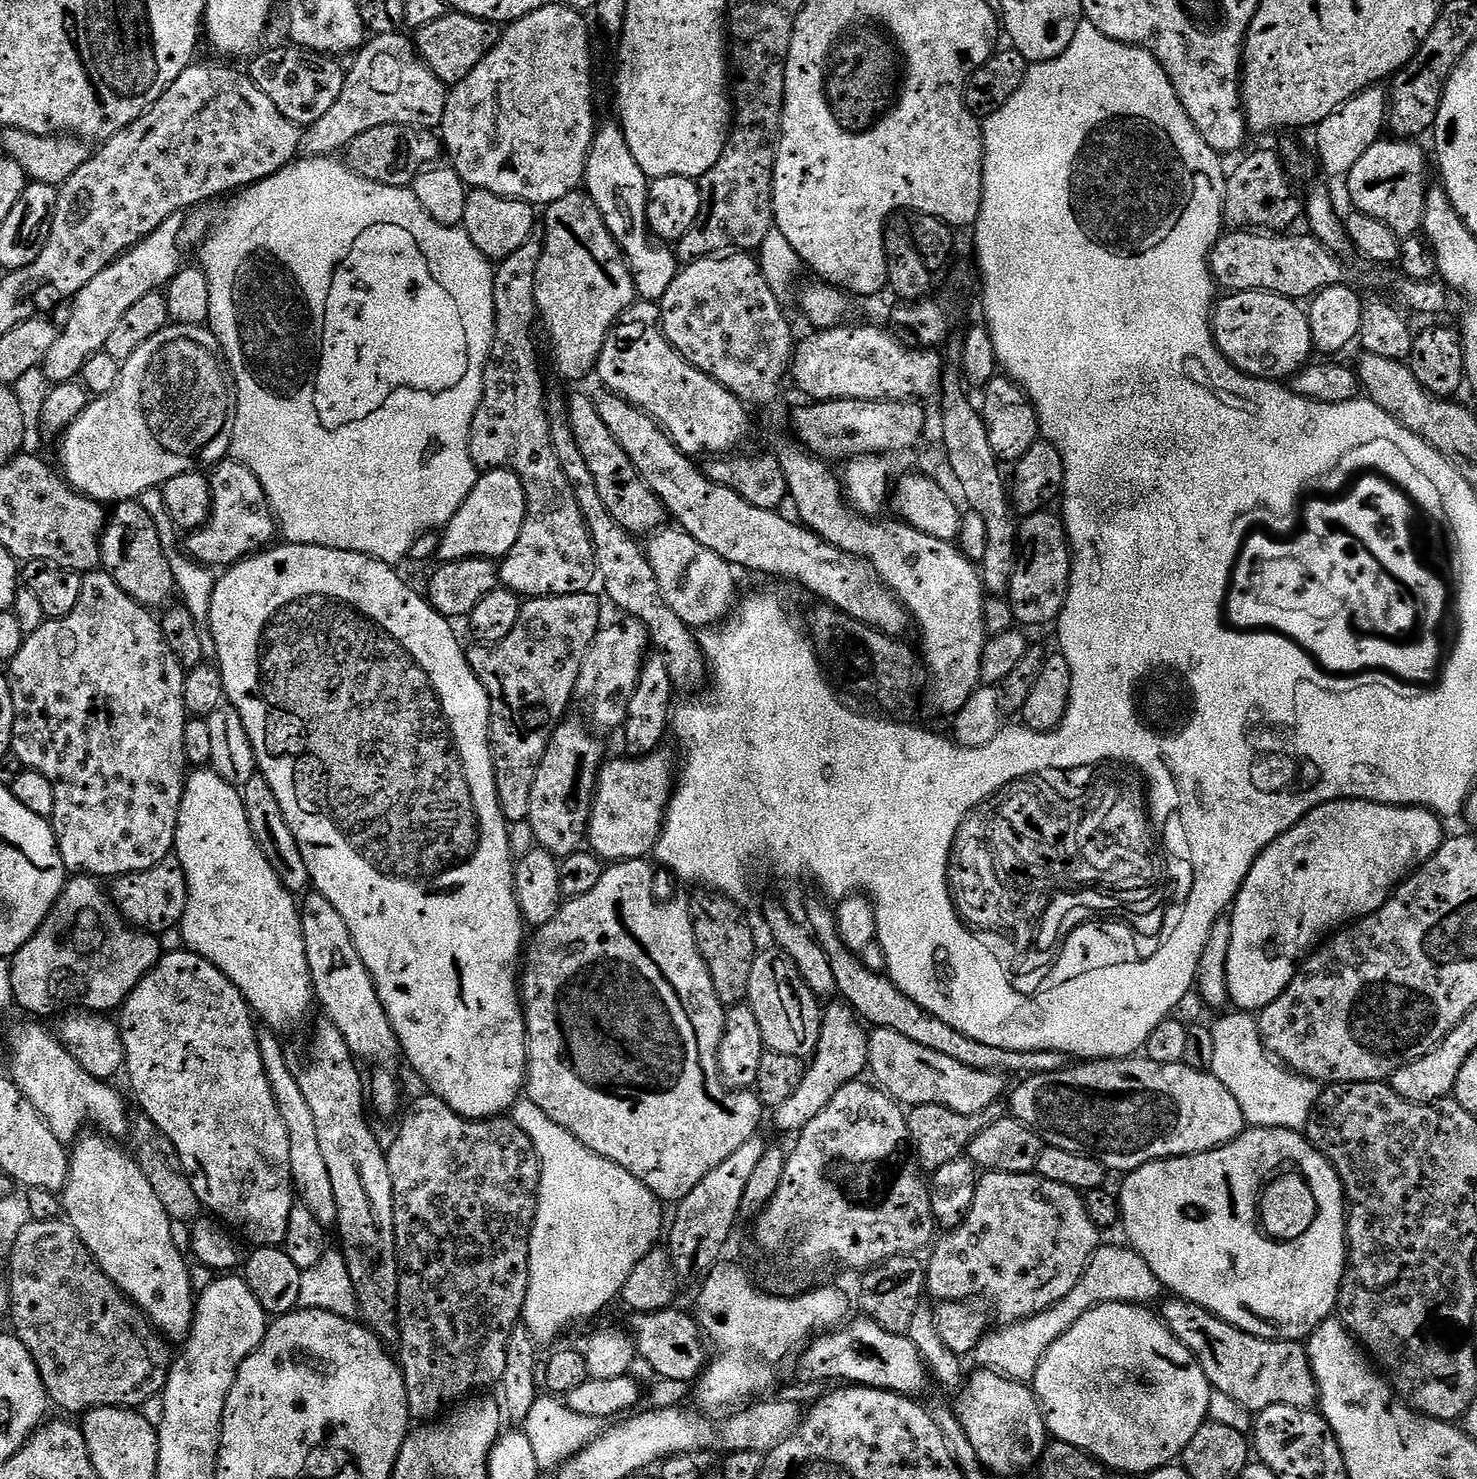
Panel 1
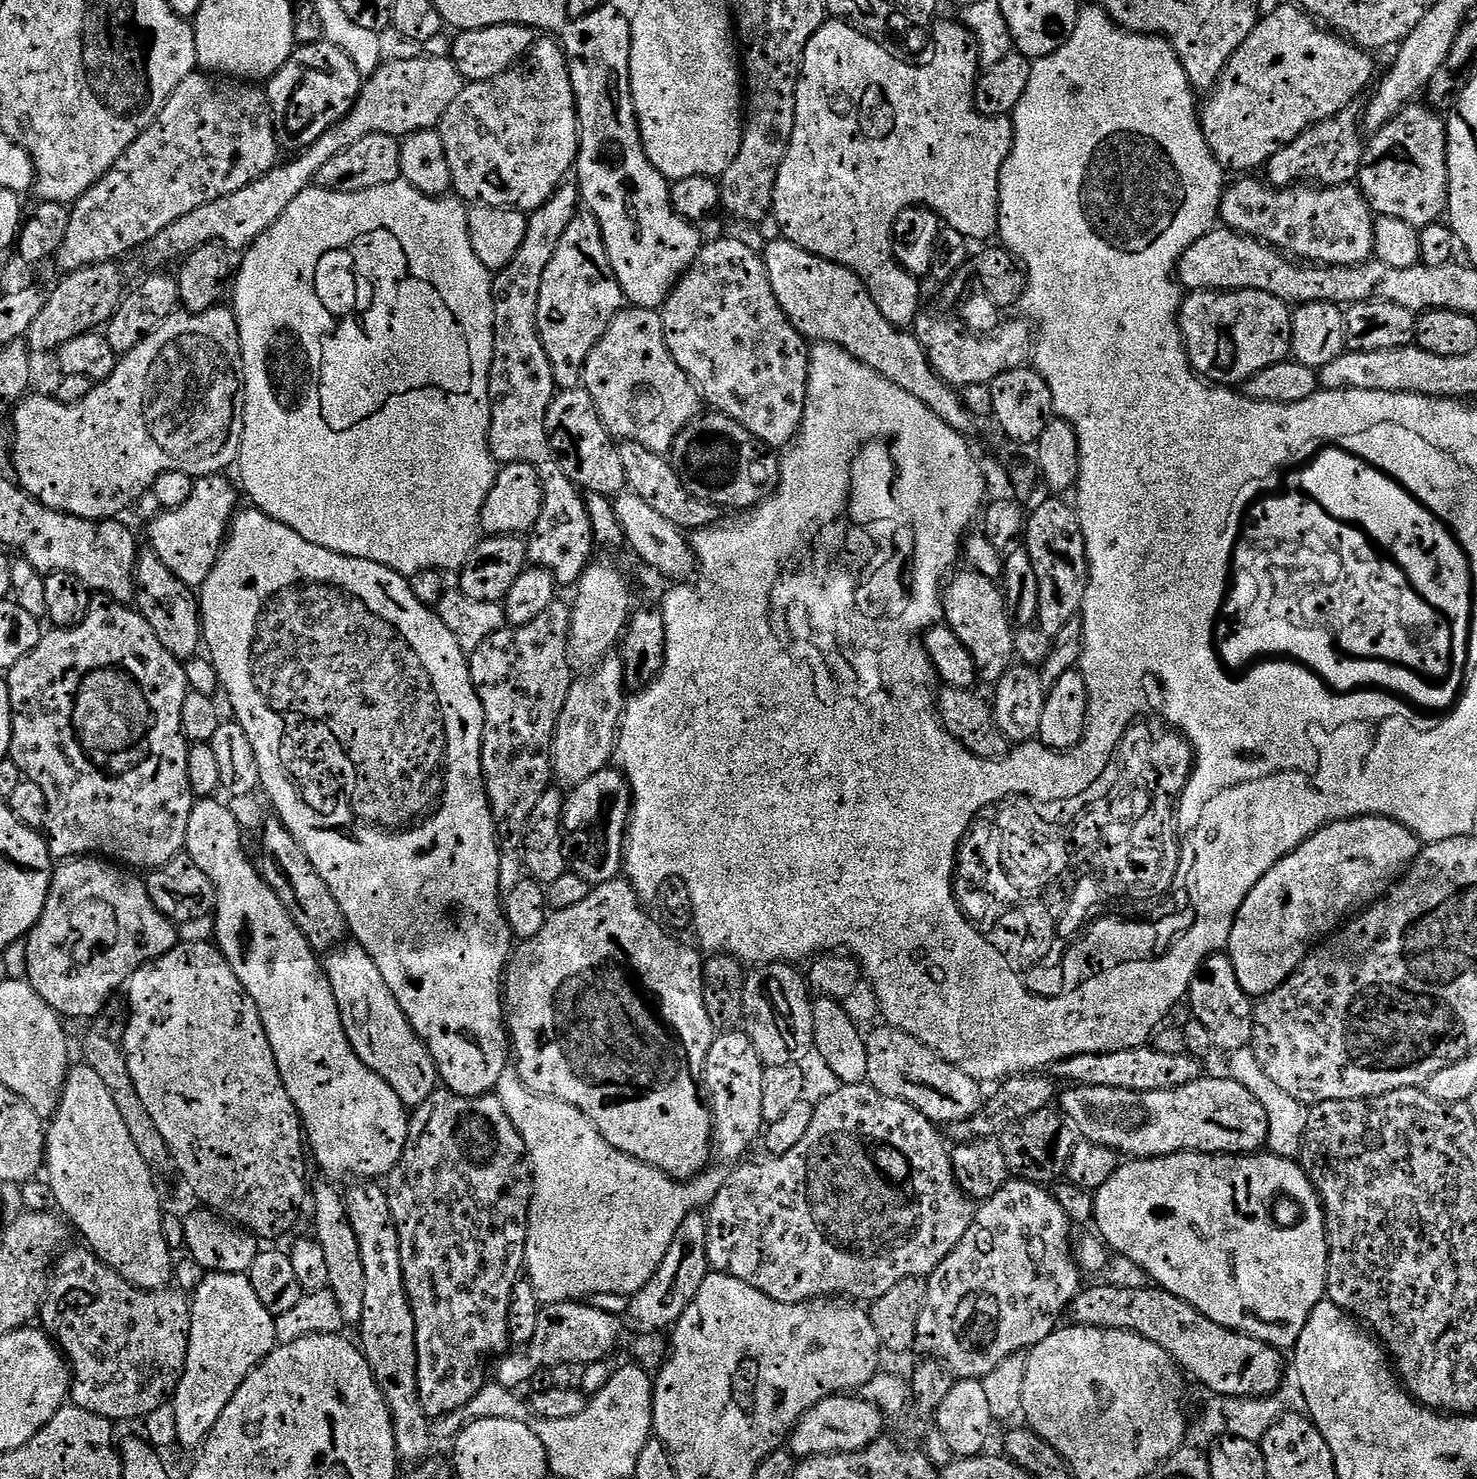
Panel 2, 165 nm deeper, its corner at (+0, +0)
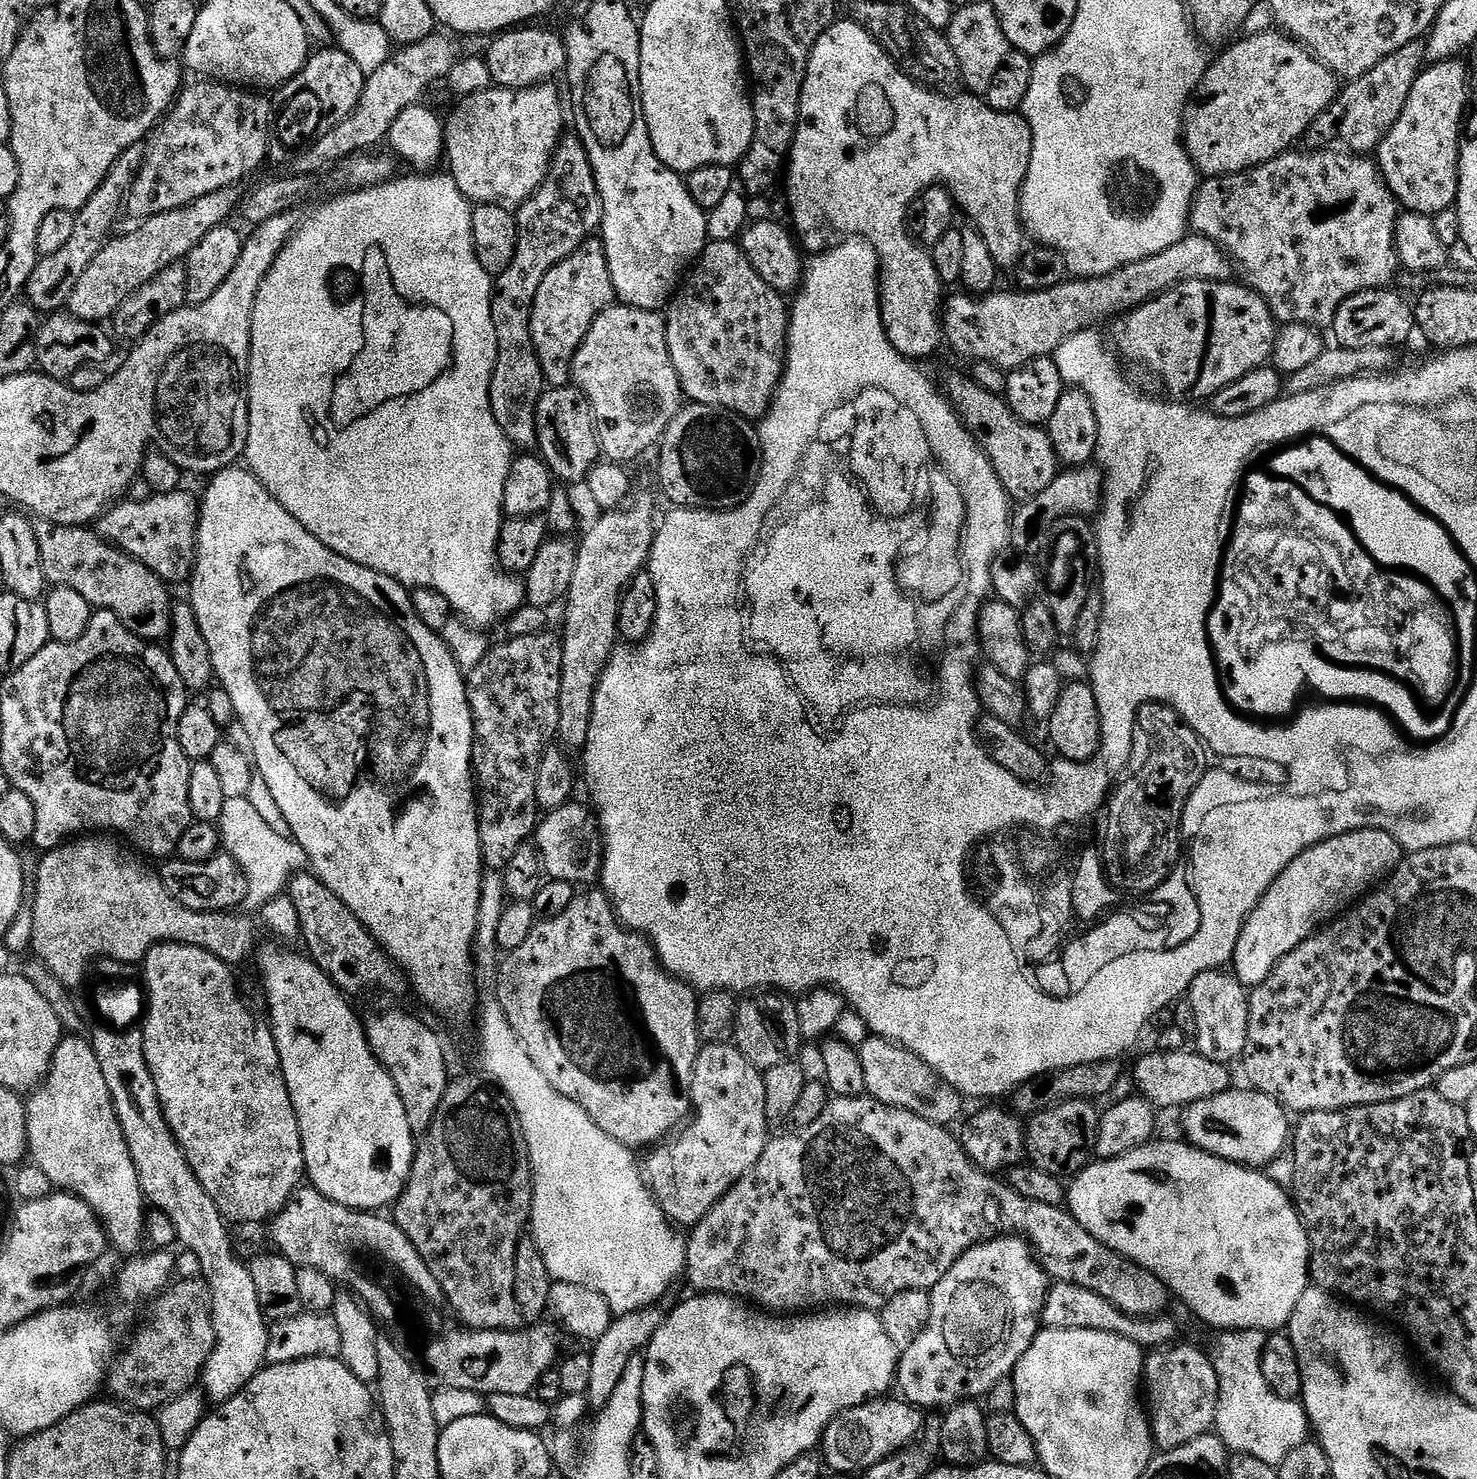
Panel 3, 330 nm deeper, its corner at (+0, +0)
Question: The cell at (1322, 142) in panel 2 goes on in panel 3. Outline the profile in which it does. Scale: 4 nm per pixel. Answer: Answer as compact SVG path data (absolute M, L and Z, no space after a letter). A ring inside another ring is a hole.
M1419 43L1407 44L1390 58L1386 58L1374 70L1362 74L1362 78L1345 83L1342 91L1328 107L1328 111L1316 121L1314 132L1320 136L1329 136L1336 140L1341 136L1353 144L1357 153L1368 154L1379 149L1380 144L1388 136L1388 130L1398 122L1402 110L1406 106L1406 98L1410 98L1410 90L1422 71L1422 48Z

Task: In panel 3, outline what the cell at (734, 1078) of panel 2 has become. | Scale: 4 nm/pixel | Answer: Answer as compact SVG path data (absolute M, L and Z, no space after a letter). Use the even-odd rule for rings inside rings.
M731 1043L713 1044L705 1047L703 1051L697 1055L696 1063L692 1065L690 1073L692 1079L692 1096L690 1092L690 1108L694 1113L696 1112L696 1121L681 1134L677 1140L673 1138L665 1139L663 1142L657 1143L651 1149L652 1152L648 1156L648 1172L646 1168L646 1187L652 1193L652 1201L656 1204L657 1210L664 1216L664 1219L673 1226L680 1226L679 1224L688 1224L687 1226L695 1226L702 1222L702 1218L706 1218L706 1214L712 1209L718 1201L723 1200L724 1195L730 1191L739 1180L744 1179L745 1176L751 1173L755 1168L758 1158L762 1158L764 1148L767 1146L770 1139L770 1125L766 1118L766 1090L764 1089L763 1075L757 1069L751 1068L746 1062L746 1058L738 1051Z

